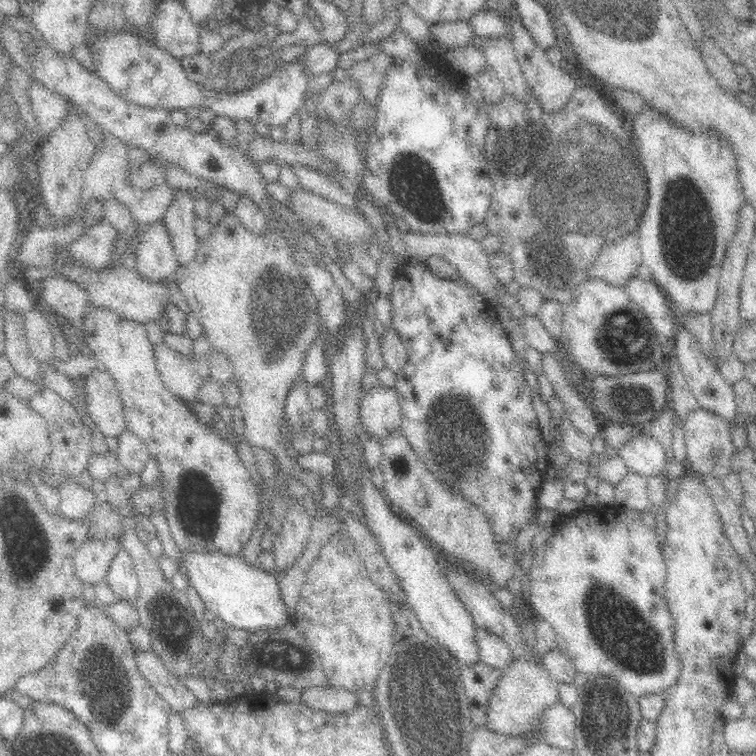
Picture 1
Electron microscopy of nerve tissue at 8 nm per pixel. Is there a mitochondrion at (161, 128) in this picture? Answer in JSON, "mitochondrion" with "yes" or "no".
{"mitochondrion":"no"}

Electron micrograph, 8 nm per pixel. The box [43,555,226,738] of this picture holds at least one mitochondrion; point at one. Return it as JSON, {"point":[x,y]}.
{"point":[103,692]}

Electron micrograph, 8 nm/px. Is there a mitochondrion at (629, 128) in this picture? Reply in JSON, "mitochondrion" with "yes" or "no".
{"mitochondrion":"no"}

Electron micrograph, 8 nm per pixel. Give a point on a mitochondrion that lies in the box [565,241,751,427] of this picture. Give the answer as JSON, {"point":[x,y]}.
{"point":[626,350]}

